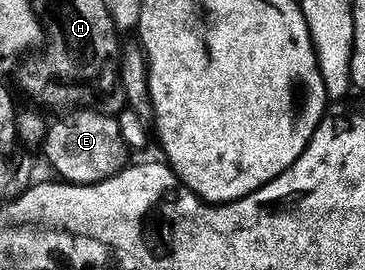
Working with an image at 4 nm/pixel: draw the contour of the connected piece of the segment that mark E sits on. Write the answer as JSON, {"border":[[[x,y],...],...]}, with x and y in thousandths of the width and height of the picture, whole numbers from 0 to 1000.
{"border":[[[236,396],[197,400],[197,419],[142,444],[118,504],[112,563],[170,667],[197,685],[263,685],[340,622],[353,578],[326,485],[326,452],[301,419],[268,419]]]}

